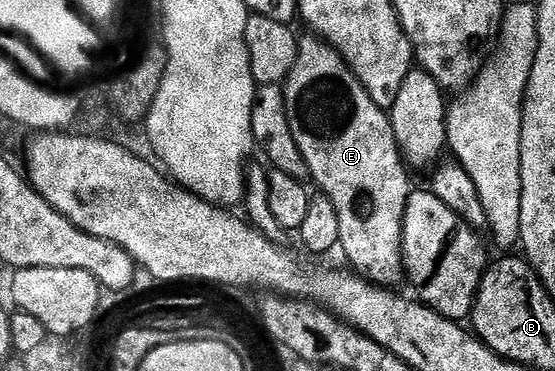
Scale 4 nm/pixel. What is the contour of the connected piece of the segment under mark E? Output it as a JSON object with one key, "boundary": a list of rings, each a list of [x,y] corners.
{"boundary":[[[306,34],[306,37],[303,35],[299,39],[298,57],[286,75],[282,93],[288,130],[292,130],[292,138],[296,138],[296,146],[306,163],[306,172],[322,187],[319,189],[329,198],[332,206],[336,206],[336,218],[340,218],[338,248],[351,264],[347,265],[371,284],[383,288],[393,289],[398,286],[394,284],[403,283],[402,219],[412,191],[411,173],[398,150],[387,109],[372,102],[368,90],[364,90],[338,51],[314,34]]]}

